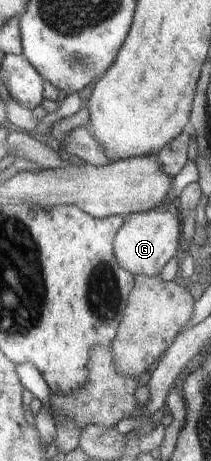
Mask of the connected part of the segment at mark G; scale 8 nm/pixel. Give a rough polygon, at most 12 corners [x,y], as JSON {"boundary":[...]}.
{"boundary":[[164,208],[126,218],[113,240],[132,276],[156,277],[181,226]]}

